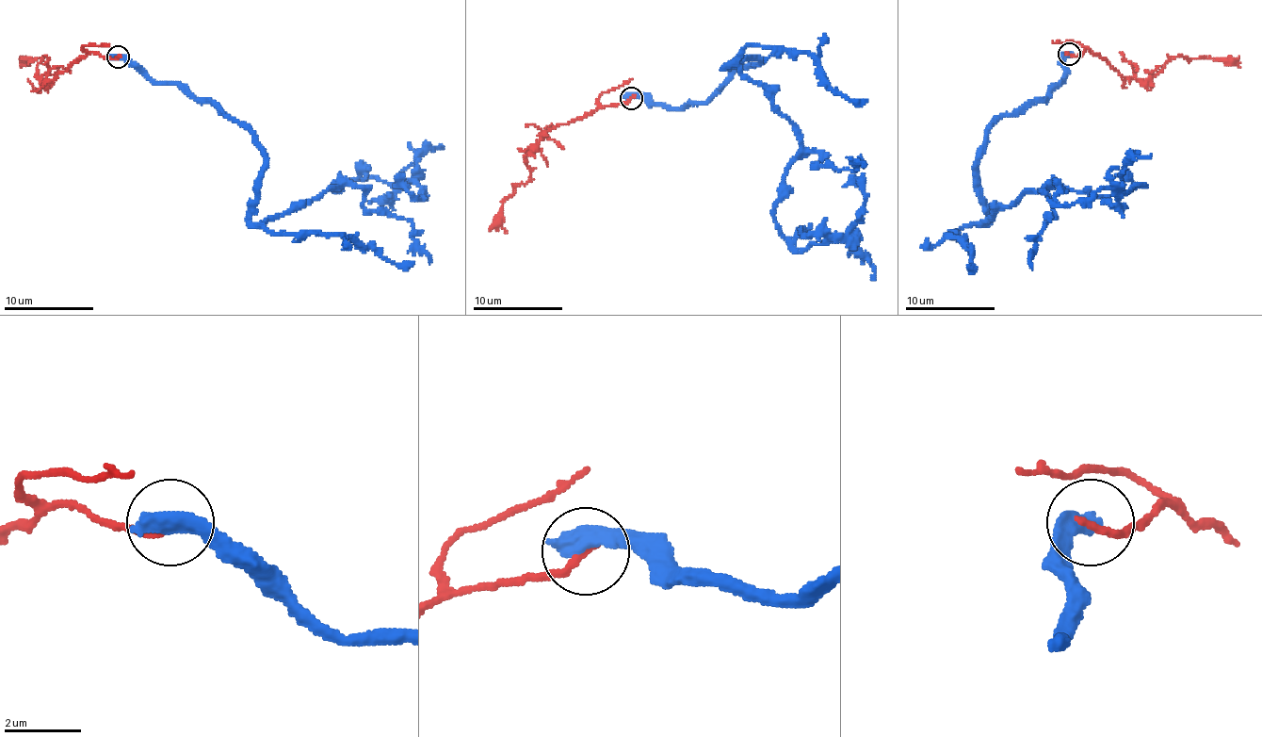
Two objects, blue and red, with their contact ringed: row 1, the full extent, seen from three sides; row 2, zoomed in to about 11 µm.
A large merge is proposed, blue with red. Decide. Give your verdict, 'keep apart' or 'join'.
keep apart

